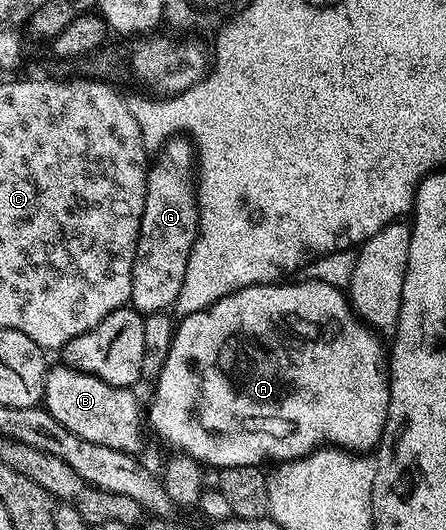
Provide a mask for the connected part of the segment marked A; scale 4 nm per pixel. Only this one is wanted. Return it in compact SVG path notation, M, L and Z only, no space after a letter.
M300 280L300 285L287 285L288 283L272 283L270 285L250 285L244 289L238 289L235 293L230 293L227 297L223 297L217 303L210 305L208 309L197 311L193 315L182 318L174 326L174 337L172 339L172 346L169 347L168 358L165 359L164 366L161 367L159 377L153 381L155 386L155 394L151 397L151 410L146 410L145 417L151 420L151 429L164 441L167 445L172 445L175 451L178 451L184 457L191 457L194 461L199 462L204 467L215 465L216 470L228 469L229 467L237 467L238 465L258 465L262 466L263 461L271 461L270 463L282 463L284 461L292 461L298 457L305 457L309 453L315 452L326 442L328 446L338 447L348 451L371 451L379 444L379 440L383 437L383 428L387 422L387 408L389 407L389 377L385 372L385 349L379 346L379 341L374 332L370 328L364 327L362 324L357 323L356 318L353 316L352 310L349 308L348 300L344 294L338 289L334 289L328 283L310 280Z

